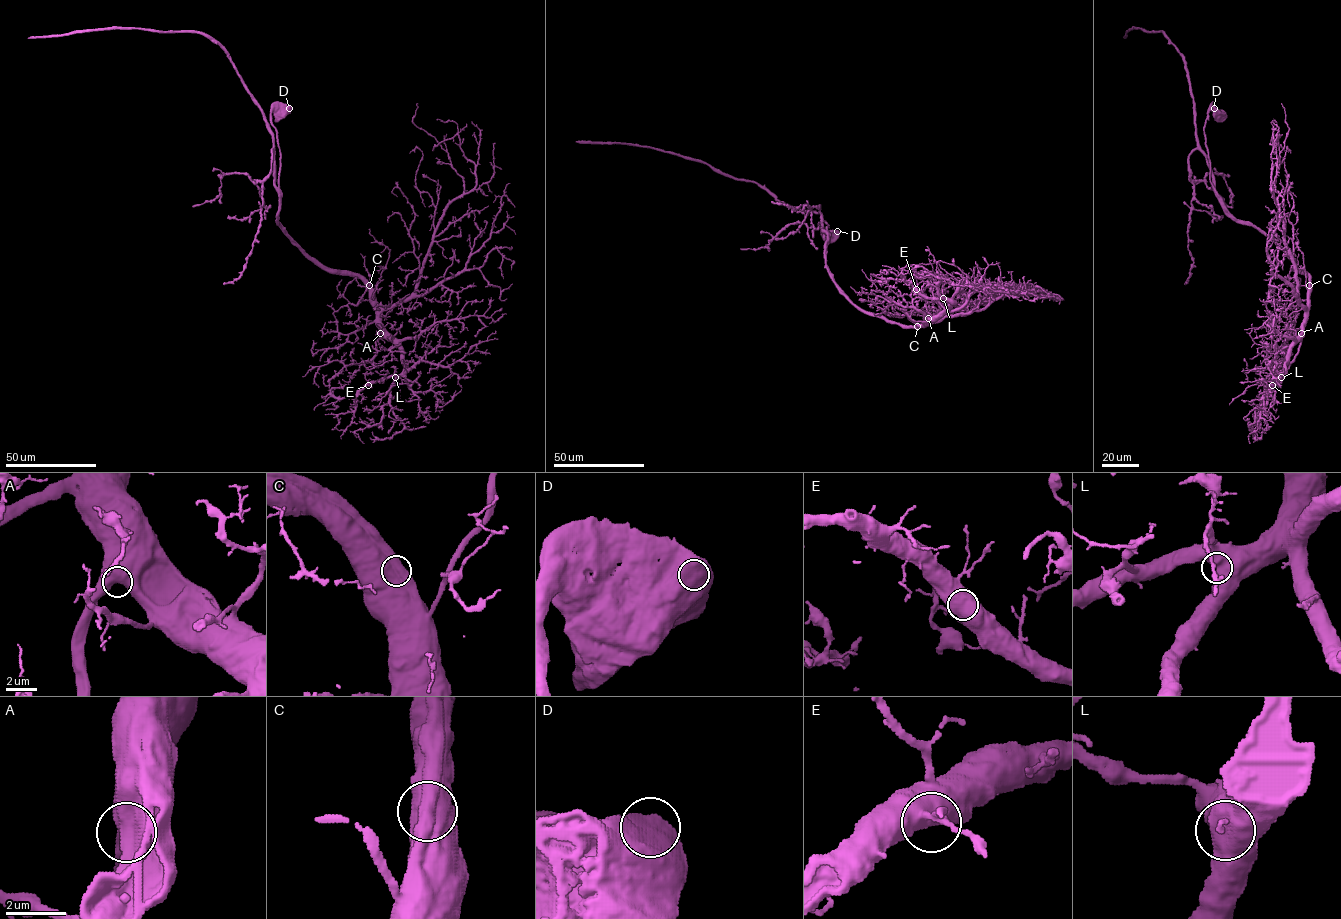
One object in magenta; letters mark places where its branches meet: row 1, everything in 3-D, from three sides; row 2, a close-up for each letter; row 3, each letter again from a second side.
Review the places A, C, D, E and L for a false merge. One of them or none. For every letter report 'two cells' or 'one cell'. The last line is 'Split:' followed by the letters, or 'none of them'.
A: one cell
C: one cell
D: one cell
E: one cell
L: one cell
Split: none of them

